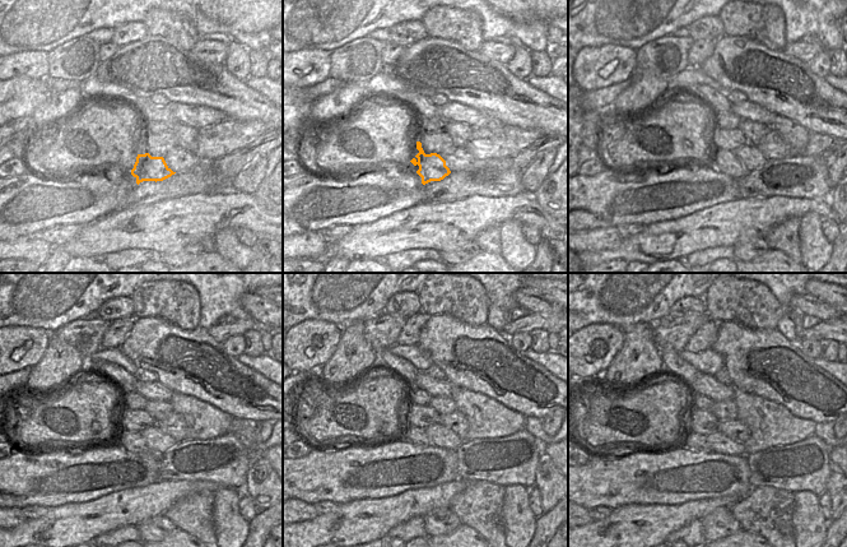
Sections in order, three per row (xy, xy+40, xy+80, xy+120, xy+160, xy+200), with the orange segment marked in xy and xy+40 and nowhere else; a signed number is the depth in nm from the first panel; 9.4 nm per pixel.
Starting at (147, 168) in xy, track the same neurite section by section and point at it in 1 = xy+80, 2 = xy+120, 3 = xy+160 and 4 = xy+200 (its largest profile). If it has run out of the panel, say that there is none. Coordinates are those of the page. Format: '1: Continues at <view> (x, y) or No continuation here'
1: Continues at xy+80 (713, 163)
2: Continues at xy+120 (136, 443)
3: Continues at xy+160 (415, 435)
4: Continues at xy+200 (698, 443)

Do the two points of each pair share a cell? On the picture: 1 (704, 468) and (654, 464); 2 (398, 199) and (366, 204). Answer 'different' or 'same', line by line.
1: same
2: same

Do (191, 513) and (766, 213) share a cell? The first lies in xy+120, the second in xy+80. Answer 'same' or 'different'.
different

